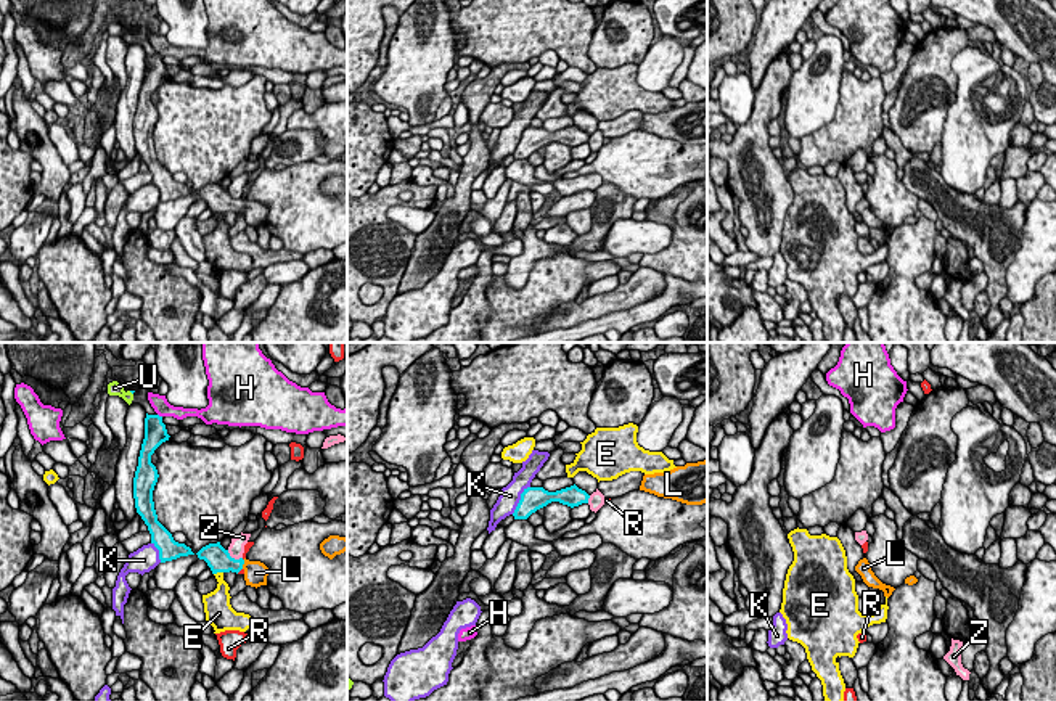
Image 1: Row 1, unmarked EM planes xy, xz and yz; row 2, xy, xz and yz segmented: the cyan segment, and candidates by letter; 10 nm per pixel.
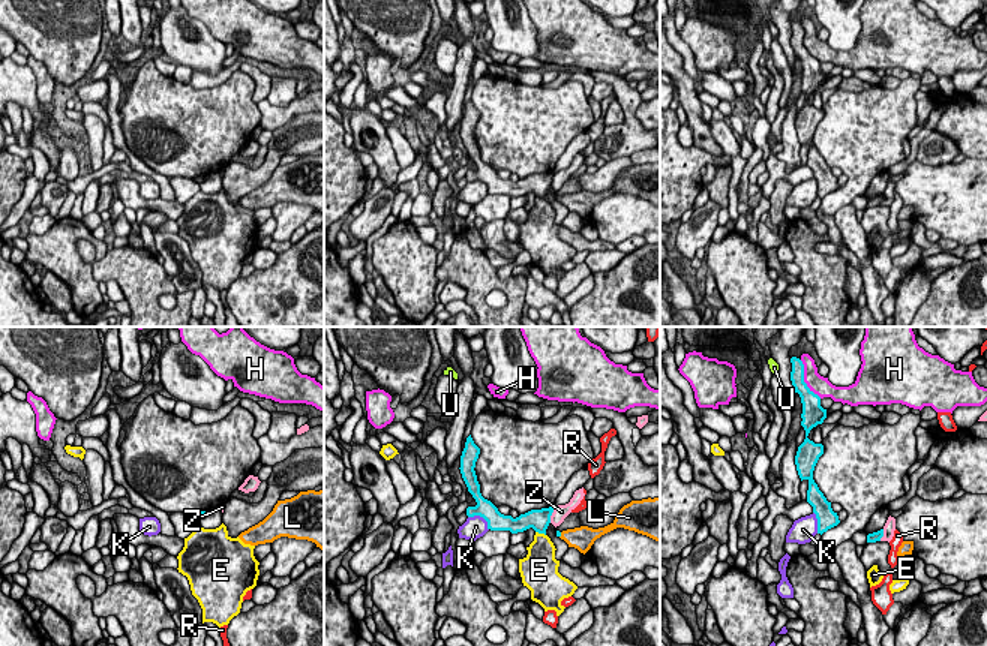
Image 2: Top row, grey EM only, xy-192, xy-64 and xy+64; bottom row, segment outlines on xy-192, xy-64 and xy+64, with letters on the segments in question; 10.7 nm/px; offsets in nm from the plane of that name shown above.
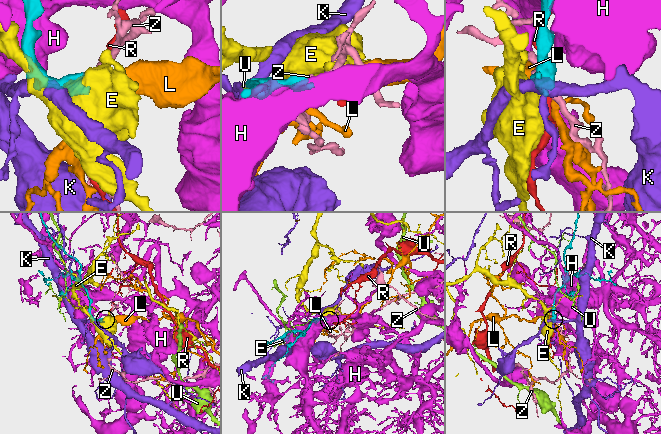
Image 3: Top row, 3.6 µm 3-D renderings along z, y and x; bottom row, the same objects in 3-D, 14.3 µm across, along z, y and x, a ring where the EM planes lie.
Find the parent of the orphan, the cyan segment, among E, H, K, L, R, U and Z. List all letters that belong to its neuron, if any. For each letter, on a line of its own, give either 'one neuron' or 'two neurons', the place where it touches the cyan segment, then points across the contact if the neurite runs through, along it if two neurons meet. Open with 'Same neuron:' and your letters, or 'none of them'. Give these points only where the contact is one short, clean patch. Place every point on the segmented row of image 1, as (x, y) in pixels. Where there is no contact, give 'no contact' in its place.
Same neuron: L
E: two neurons | xy (217, 571) | along xy (222, 571), (214, 574)
H: two neurons | xy (158, 415)
K: two neurons | xz (519, 500)
L: one neuron | xy (243, 563) | across xy (219, 560), (224, 563), (243, 563), (256, 573)
R: two neurons | xy (238, 571) | along xy (241, 568), (237, 573)
U: two neurons | no contact
Z: two neurons | xy (233, 558) | along xy (227, 550), (232, 557), (241, 558)

